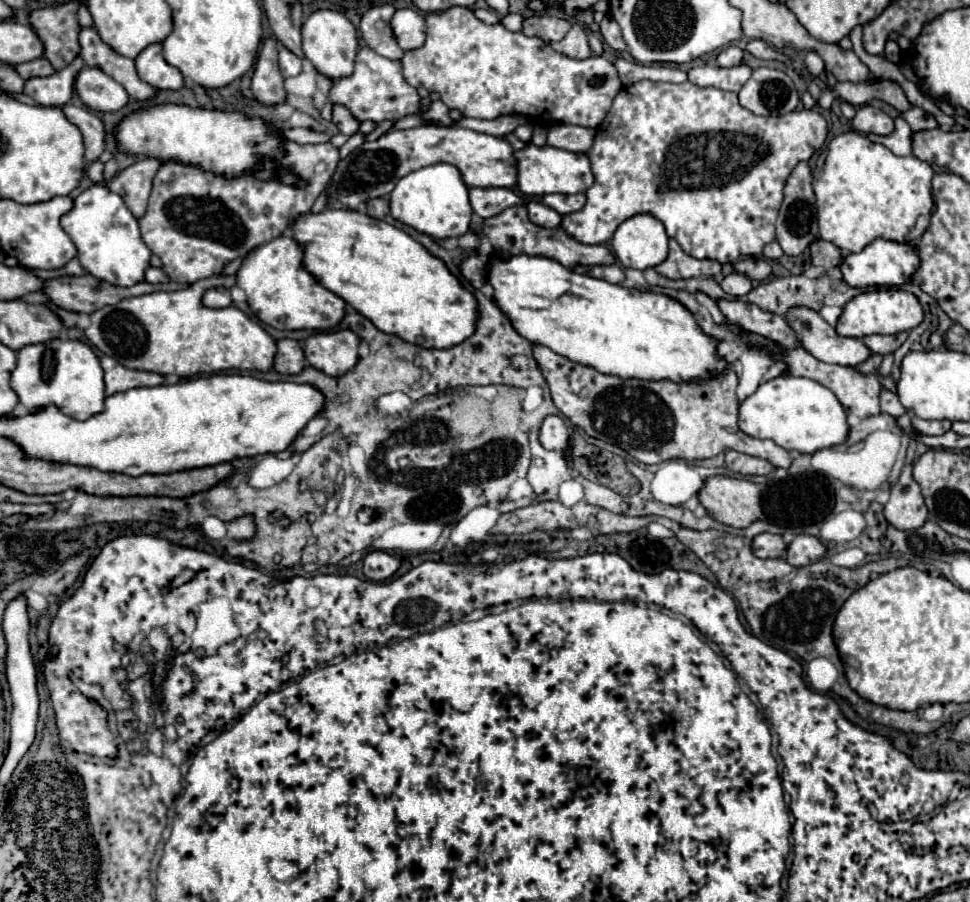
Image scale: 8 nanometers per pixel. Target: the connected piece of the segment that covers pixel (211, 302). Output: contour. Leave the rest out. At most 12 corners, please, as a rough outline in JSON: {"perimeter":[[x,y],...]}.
{"perimeter":[[211,288],[203,296],[207,308],[231,306],[227,288]]}

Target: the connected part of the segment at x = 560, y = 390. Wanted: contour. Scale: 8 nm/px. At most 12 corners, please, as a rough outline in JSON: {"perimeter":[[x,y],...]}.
{"perimeter":[[547,346],[555,406],[643,464],[725,450],[789,468],[739,424],[737,374],[605,376]]}

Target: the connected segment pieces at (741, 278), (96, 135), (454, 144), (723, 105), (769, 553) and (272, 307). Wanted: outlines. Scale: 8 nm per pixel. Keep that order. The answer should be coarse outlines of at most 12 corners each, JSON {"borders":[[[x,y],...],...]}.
{"borders":[[[733,272],[721,288],[729,296],[749,294],[753,284],[745,274]],[[65,106],[65,116],[85,138],[85,158],[105,150],[105,124],[85,108]],[[431,124],[341,158],[327,200],[357,210],[411,170],[453,164],[471,186],[513,188],[503,138]],[[639,80],[561,228],[649,212],[693,258],[759,258],[815,110]],[[757,534],[751,552],[757,558],[779,558],[787,544],[779,534]],[[287,234],[243,260],[237,286],[277,330],[331,330],[345,300]]]}

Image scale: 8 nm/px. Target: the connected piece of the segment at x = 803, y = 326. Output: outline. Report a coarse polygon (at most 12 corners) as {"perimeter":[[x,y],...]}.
{"perimeter":[[819,312],[783,316],[799,344],[821,362],[857,366],[871,356],[859,338],[843,338]]}

